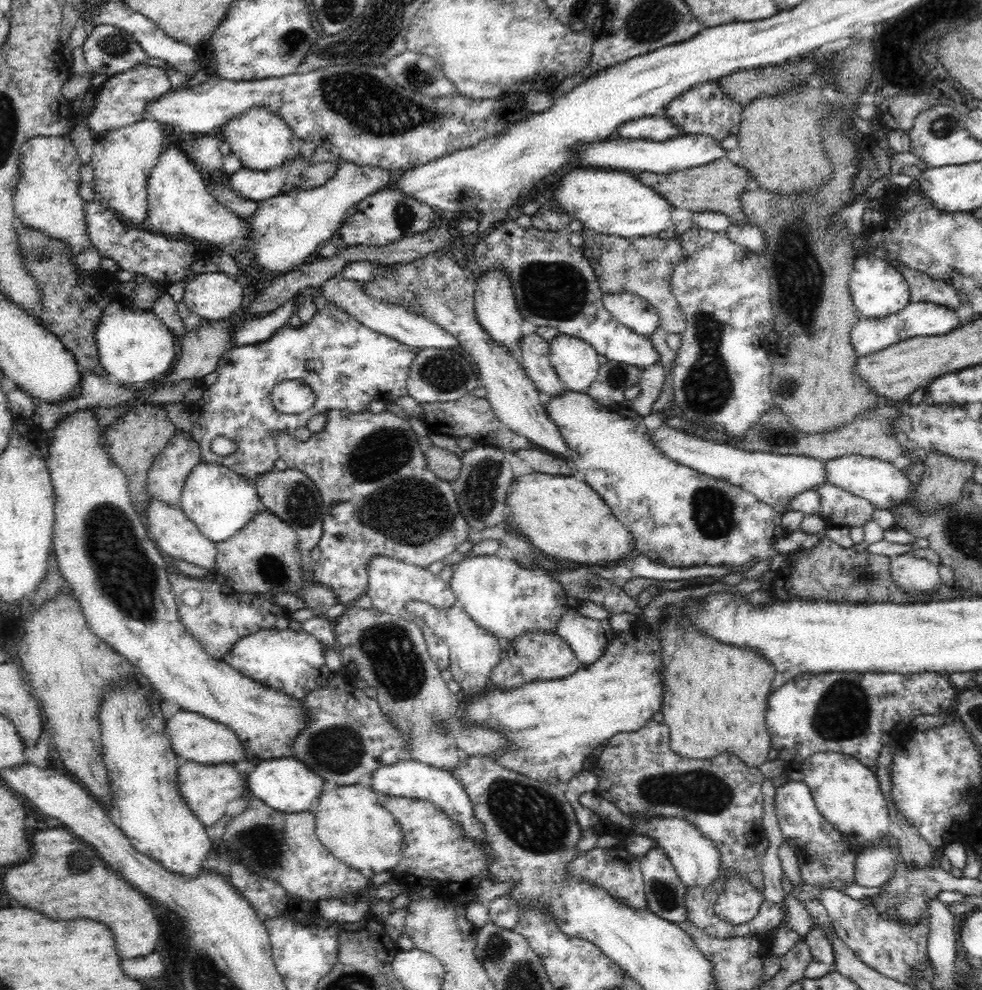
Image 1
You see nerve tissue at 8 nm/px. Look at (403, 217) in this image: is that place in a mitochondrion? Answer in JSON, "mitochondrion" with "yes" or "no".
{"mitochondrion":"yes"}

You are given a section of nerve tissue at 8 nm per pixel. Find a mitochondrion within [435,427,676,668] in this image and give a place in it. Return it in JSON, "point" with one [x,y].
{"point":[478,497]}

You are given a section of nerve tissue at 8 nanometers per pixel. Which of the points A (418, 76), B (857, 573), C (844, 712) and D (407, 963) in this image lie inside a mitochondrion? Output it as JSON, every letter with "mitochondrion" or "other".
{"A":"mitochondrion","B":"mitochondrion","C":"mitochondrion","D":"other"}

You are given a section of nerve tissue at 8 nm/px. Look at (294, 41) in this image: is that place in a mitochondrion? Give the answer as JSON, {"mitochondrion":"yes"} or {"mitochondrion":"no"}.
{"mitochondrion":"yes"}

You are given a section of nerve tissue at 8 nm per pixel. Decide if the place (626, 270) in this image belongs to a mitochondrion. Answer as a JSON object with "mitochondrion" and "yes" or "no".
{"mitochondrion":"yes"}

